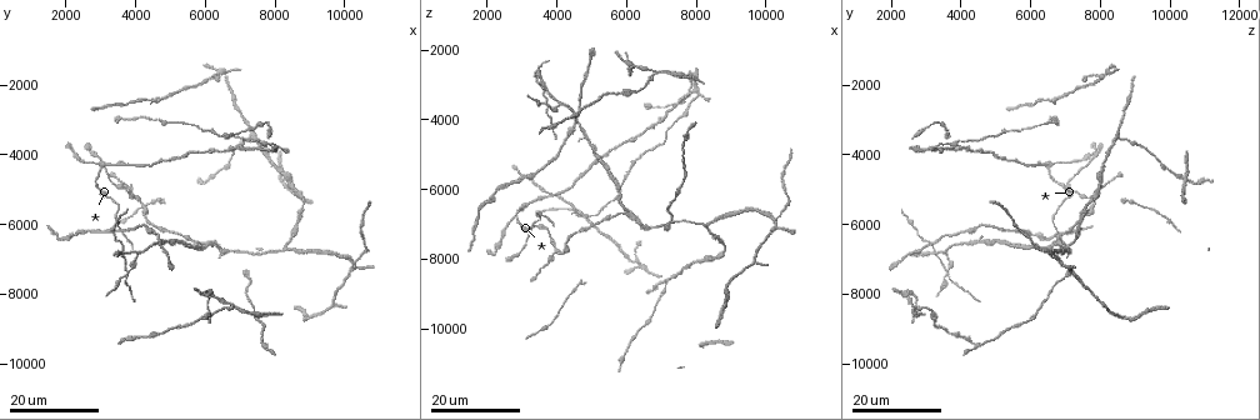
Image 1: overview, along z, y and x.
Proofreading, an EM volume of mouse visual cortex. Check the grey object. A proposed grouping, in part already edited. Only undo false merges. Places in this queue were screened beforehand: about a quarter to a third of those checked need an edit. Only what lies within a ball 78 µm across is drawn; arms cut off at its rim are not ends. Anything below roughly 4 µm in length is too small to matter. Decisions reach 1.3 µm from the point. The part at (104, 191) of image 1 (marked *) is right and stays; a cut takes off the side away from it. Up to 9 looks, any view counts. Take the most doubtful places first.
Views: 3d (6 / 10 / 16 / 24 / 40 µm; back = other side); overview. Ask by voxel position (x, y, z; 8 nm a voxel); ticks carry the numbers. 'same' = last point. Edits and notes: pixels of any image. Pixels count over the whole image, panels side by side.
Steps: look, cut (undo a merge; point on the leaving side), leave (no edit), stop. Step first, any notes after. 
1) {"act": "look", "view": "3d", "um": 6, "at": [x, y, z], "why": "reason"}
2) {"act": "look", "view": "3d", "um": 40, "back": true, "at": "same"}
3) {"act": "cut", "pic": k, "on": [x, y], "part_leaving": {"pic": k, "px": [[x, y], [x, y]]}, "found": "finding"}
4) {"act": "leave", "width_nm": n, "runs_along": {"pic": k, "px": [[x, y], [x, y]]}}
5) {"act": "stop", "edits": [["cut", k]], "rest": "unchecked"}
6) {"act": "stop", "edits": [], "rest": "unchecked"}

{"act": "look", "view": "3d", "um": 16, "at": [3800, 7300, 3600], "why": "four arms meet"}

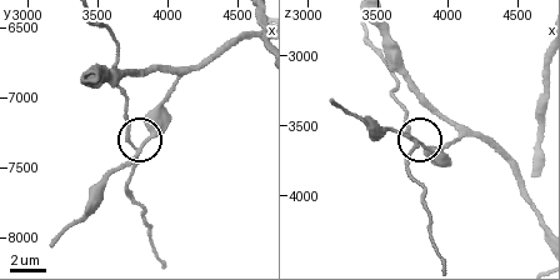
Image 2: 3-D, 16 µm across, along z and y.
{"act": "look", "view": "3d", "um": 10, "at": [3800, 7400, 3620]}

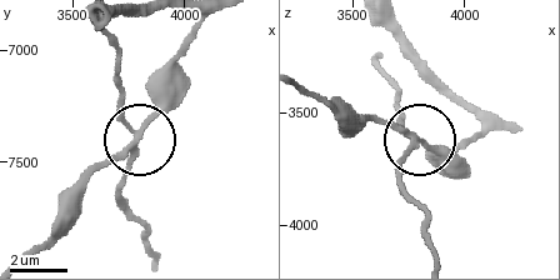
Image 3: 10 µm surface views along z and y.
{"act": "cut", "pic": 3, "on": [124, 180], "width_nm": 190, "found": "two cells meet here"}

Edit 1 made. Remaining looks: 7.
{"act": "look", "view": "3d", "um": 24, "at": [4100, 6900, 3500], "why": "branch point"}

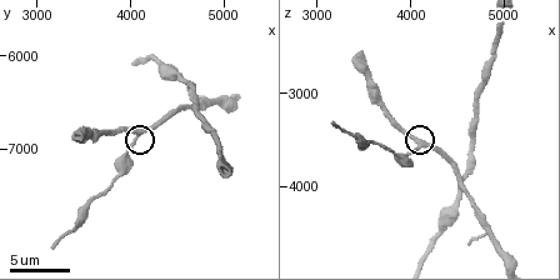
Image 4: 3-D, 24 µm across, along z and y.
{"act": "look", "view": "3d", "um": 6, "at": [4050, 6800, 3550]}

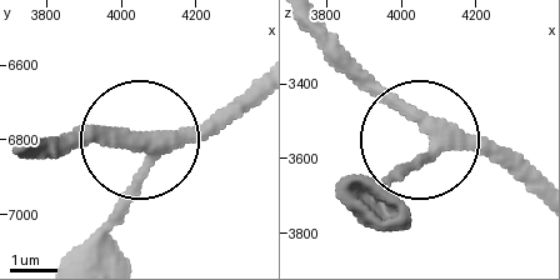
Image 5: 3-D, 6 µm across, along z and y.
{"act": "leave", "width_nm": 320, "runs_along": {"pic": 5, "px": [[536, 199], [488, 159], [416, 128], [313, 24]]}, "found": "all the same cell"}

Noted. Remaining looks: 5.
{"act": "look", "view": "3d", "um": 24, "at": [7300, 3400, 8500]}

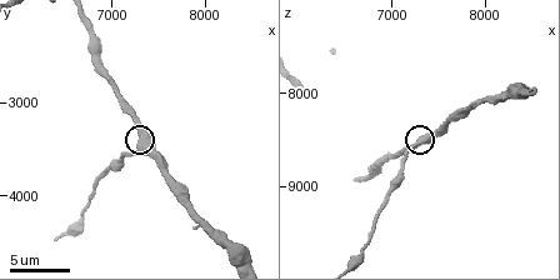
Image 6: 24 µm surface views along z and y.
{"act": "look", "view": "3d", "um": 6, "at": [7300, 3500, 8500], "why": "zoom in"}

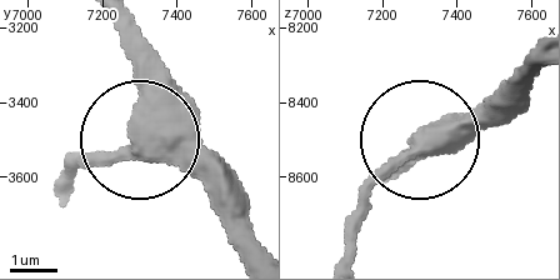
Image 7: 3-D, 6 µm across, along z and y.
{"act": "leave", "side_arm_um": 17, "runs_along": {"pic": 7, "px": [[249, 240], [145, 144], [141, 29]]}, "found": "all the same cell"}

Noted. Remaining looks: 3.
{"act": "look", "view": "3d", "um": 24, "at": [6300, 6500, 6800], "why": "calibre changes"}

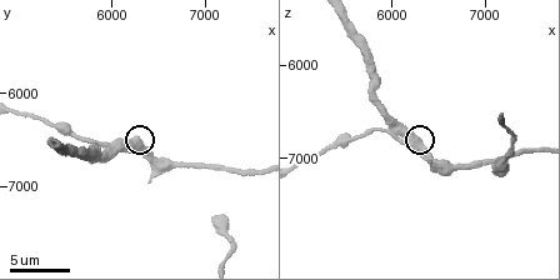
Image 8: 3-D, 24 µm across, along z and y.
{"act": "look", "view": "3d", "um": 6, "at": [6300, 6550, 6850]}

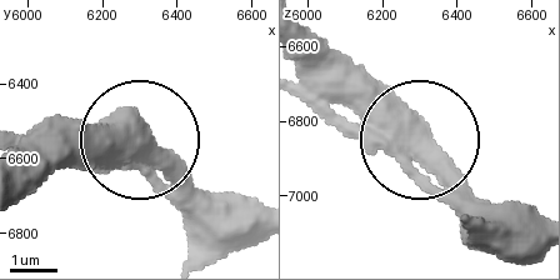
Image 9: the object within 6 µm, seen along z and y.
{"act": "leave", "width_nm": 620, "runs_along": {"pic": 9, "px": [[305, 78], [389, 103], [493, 205]]}, "found": "all the same cell"}

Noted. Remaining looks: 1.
{"act": "stop", "edits": [["cut", 3]], "rest": "unchecked"}

